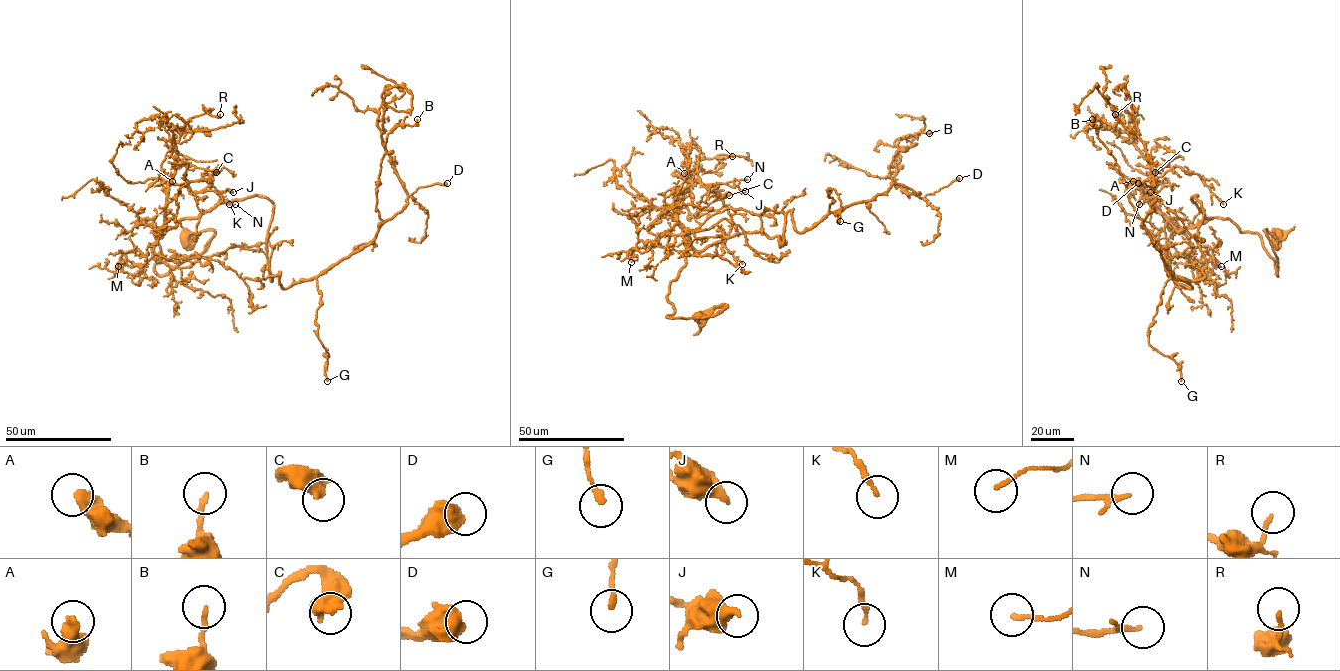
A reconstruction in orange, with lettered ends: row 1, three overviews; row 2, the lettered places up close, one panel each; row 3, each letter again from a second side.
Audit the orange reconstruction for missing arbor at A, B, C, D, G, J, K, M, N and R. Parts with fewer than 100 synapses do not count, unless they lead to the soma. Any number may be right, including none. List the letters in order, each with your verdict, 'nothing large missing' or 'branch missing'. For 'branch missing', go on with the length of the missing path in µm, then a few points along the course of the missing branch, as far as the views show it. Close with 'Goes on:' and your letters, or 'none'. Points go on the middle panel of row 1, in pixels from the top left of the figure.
A: nothing large missing
B: nothing large missing
C: nothing large missing
D: nothing large missing
G: nothing large missing
J: nothing large missing
K: nothing large missing
M: nothing large missing
N: nothing large missing
R: nothing large missing
Goes on: none

